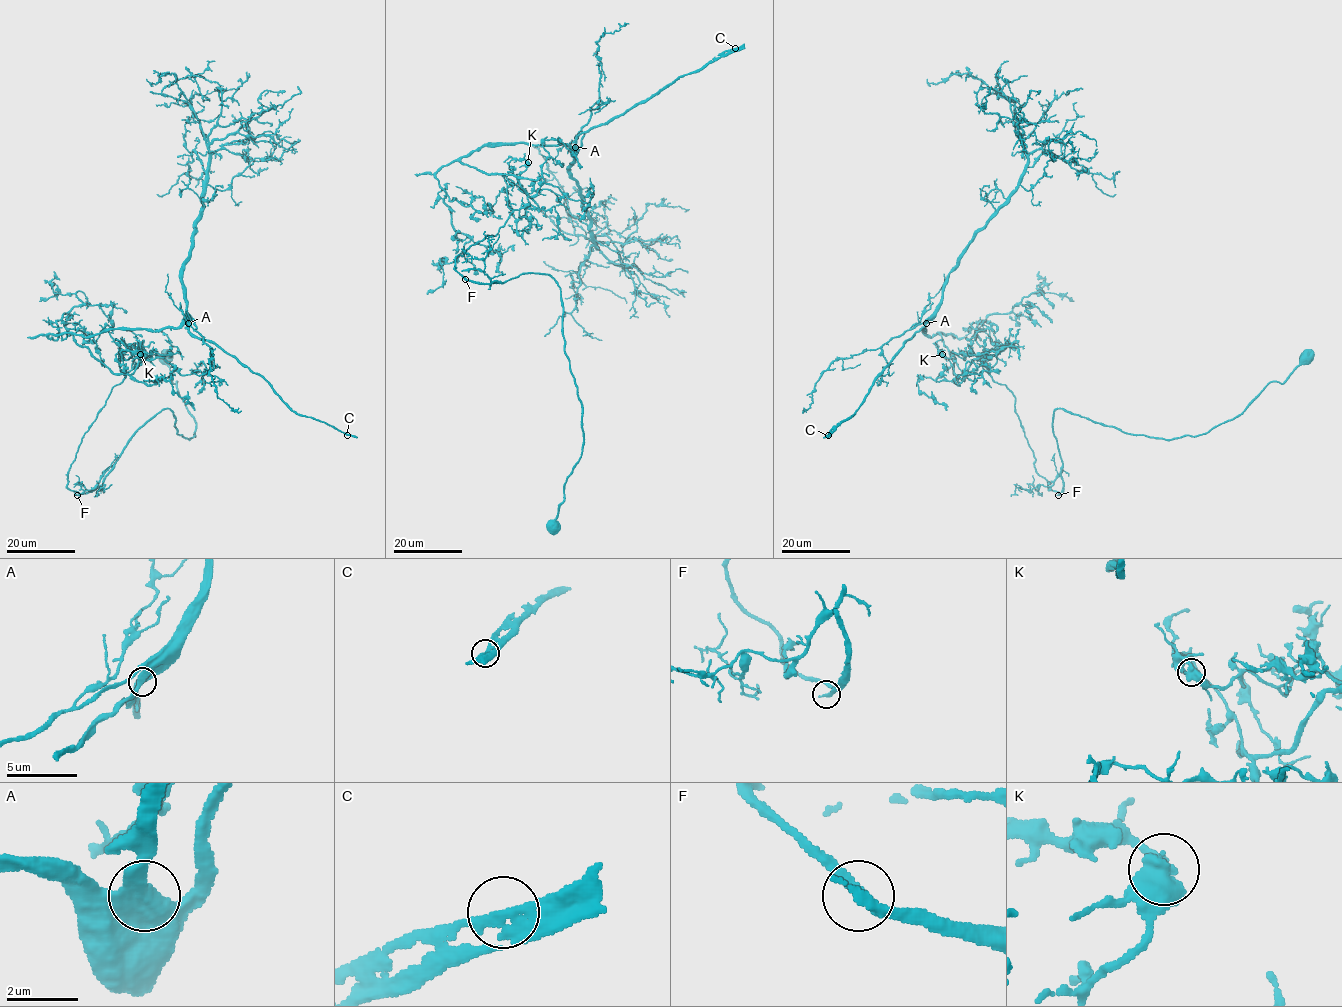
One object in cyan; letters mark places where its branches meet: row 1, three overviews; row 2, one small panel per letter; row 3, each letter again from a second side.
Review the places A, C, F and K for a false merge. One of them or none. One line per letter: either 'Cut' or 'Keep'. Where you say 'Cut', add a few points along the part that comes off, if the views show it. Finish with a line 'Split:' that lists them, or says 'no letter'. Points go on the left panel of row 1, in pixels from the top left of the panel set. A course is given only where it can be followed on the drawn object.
A: Keep
C: Keep
F: Keep
K: Cut. Course of the part to remove: (140, 355), (119, 355), (125, 379), (84, 435), (71, 490), (96, 489), (167, 408), (194, 436), (164, 349)
Split: K

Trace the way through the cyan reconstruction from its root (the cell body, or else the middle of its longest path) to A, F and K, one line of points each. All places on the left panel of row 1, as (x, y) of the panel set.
A: (165, 359), (195, 436), (163, 408), (71, 490), (84, 433), (150, 356), (114, 374), (73, 334), (188, 323)
F: (165, 359), (196, 423), (195, 436), (179, 435), (173, 414), (163, 408), (138, 430), (102, 483), (77, 495)
K: (165, 359), (195, 436), (163, 408), (100, 485), (71, 490), (81, 438), (125, 376), (119, 355), (140, 355)

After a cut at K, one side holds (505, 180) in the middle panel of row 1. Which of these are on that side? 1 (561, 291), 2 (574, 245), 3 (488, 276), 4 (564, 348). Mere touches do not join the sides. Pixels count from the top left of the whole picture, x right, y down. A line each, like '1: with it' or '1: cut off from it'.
1: with it
2: cut off from it
3: with it
4: with it

